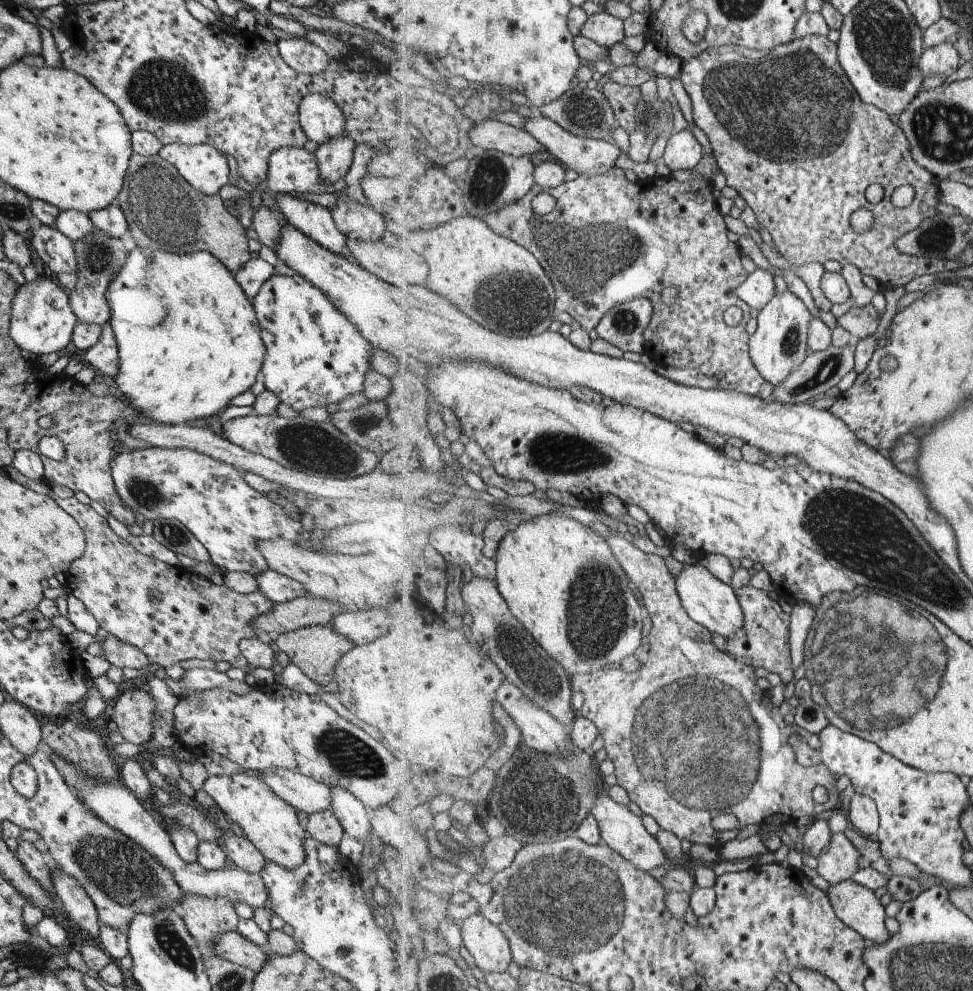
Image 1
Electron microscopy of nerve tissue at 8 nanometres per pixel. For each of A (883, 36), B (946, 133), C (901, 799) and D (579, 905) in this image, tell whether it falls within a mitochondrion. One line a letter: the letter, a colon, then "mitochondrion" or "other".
A: mitochondrion
B: mitochondrion
C: other
D: mitochondrion

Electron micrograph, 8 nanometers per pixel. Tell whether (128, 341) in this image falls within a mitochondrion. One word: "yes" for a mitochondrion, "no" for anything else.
no

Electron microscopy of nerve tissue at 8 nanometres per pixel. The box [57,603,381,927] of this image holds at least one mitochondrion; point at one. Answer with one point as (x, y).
(120, 873)

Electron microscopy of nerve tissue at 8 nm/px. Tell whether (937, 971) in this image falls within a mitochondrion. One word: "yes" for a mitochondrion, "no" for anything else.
yes

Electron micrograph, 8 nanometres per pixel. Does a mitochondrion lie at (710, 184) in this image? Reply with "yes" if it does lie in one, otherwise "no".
no

